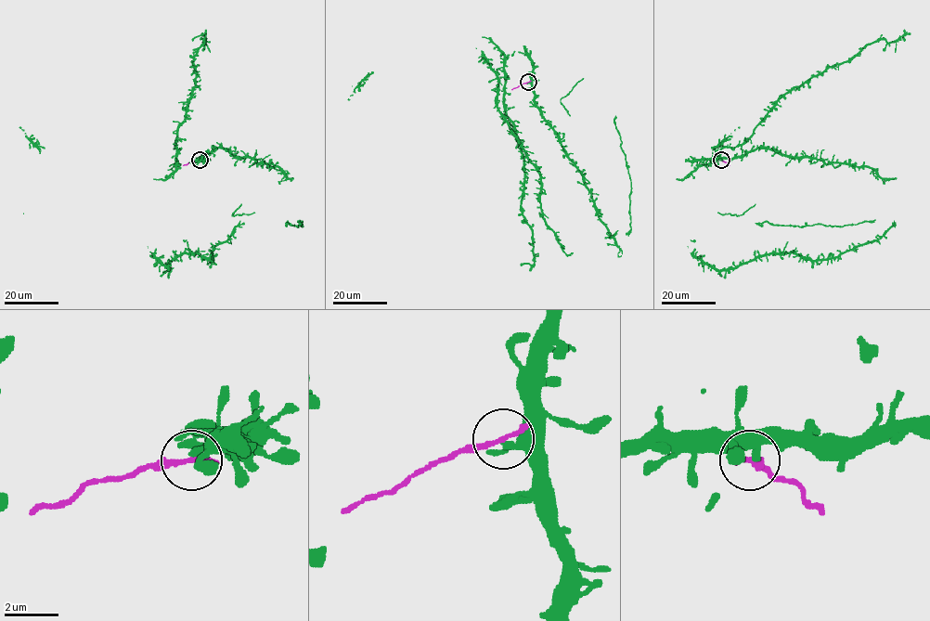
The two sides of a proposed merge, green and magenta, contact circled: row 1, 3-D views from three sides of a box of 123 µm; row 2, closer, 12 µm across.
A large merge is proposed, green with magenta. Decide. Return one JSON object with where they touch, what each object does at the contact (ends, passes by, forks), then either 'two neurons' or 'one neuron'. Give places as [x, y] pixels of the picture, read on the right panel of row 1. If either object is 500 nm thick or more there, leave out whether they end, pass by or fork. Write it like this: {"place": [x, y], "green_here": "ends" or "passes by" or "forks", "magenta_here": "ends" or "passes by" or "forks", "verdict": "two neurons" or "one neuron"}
{"place": [721, 160], "green_here": "ends", "magenta_here": "ends", "verdict": "two neurons"}

